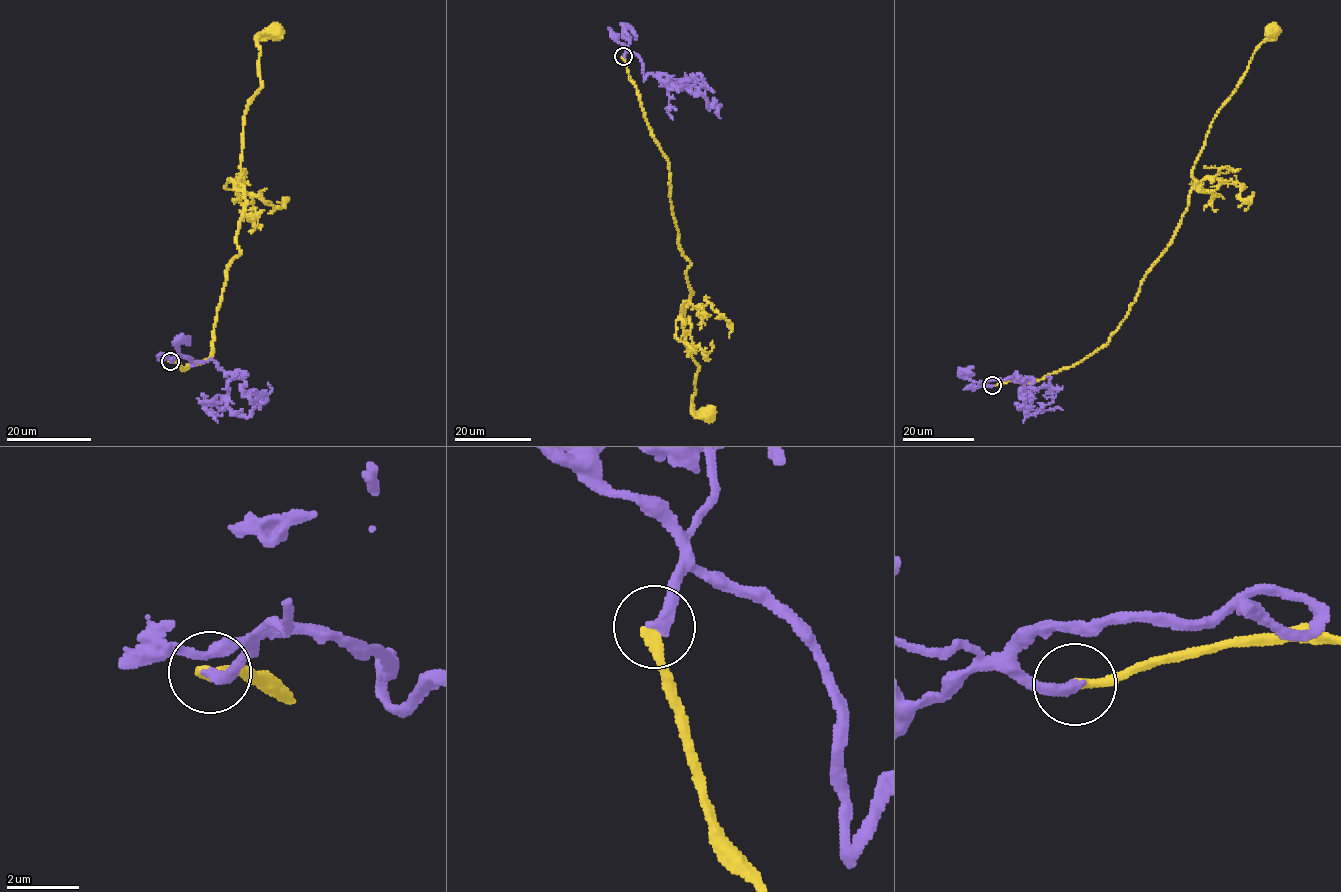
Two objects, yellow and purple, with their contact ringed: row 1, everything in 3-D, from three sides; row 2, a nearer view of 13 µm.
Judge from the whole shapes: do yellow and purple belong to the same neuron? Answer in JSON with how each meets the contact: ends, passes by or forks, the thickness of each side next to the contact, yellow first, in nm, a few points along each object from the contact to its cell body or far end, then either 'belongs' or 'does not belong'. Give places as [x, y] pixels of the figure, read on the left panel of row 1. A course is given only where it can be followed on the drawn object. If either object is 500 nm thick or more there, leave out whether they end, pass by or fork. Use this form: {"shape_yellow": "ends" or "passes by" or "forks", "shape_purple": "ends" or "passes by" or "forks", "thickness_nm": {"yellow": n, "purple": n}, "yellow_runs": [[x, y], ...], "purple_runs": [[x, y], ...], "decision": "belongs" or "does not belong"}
{"shape_yellow": "ends", "shape_purple": "ends", "thickness_nm": {"yellow": 280, "purple": 340}, "yellow_runs": [[171, 361], [182, 369], [211, 356], [226, 269], [240, 250], [242, 119], [261, 85], [256, 38], [274, 30]], "purple_runs": [[171, 361], [214, 360], [240, 375], [243, 394], [252, 392], [256, 407], [236, 417]], "decision": "belongs"}

